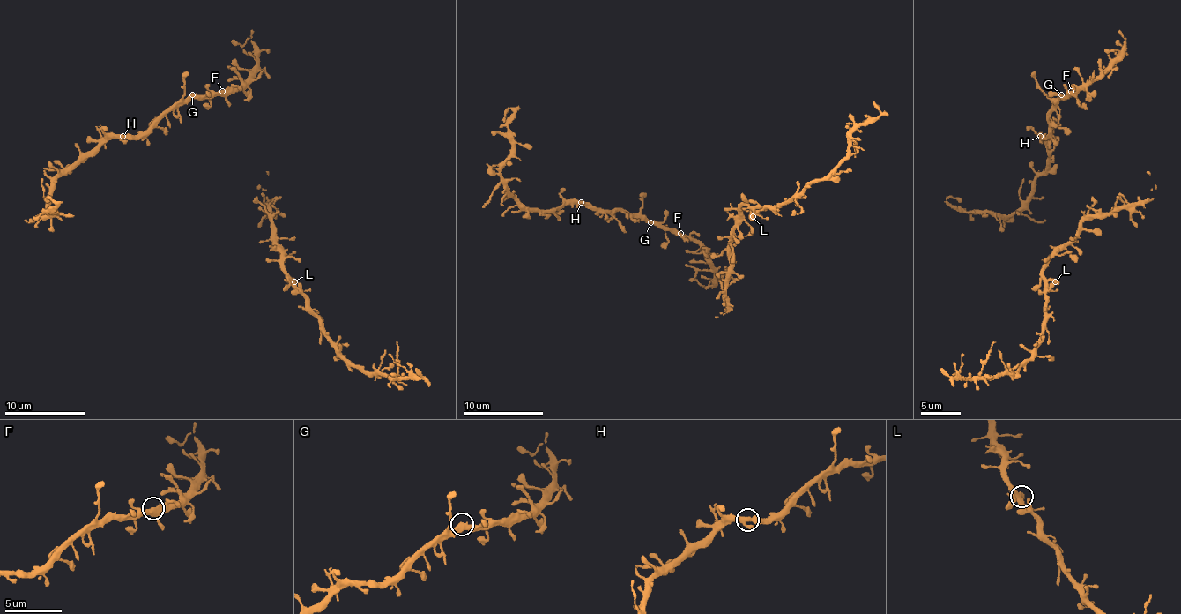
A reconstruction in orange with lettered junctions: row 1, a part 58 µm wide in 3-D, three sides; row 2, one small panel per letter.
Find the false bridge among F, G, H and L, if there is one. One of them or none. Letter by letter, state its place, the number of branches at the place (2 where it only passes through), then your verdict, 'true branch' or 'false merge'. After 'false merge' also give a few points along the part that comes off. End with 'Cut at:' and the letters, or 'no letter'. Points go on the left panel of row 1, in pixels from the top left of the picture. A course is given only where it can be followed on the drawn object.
F: at (222, 91); 3 branches meet; true branch
G: at (192, 94); 2 branches meet; true branch
H: at (122, 136); 2 branches meet; true branch
L: at (294, 281); 1 branches meet; true branch
Cut at: no letter

